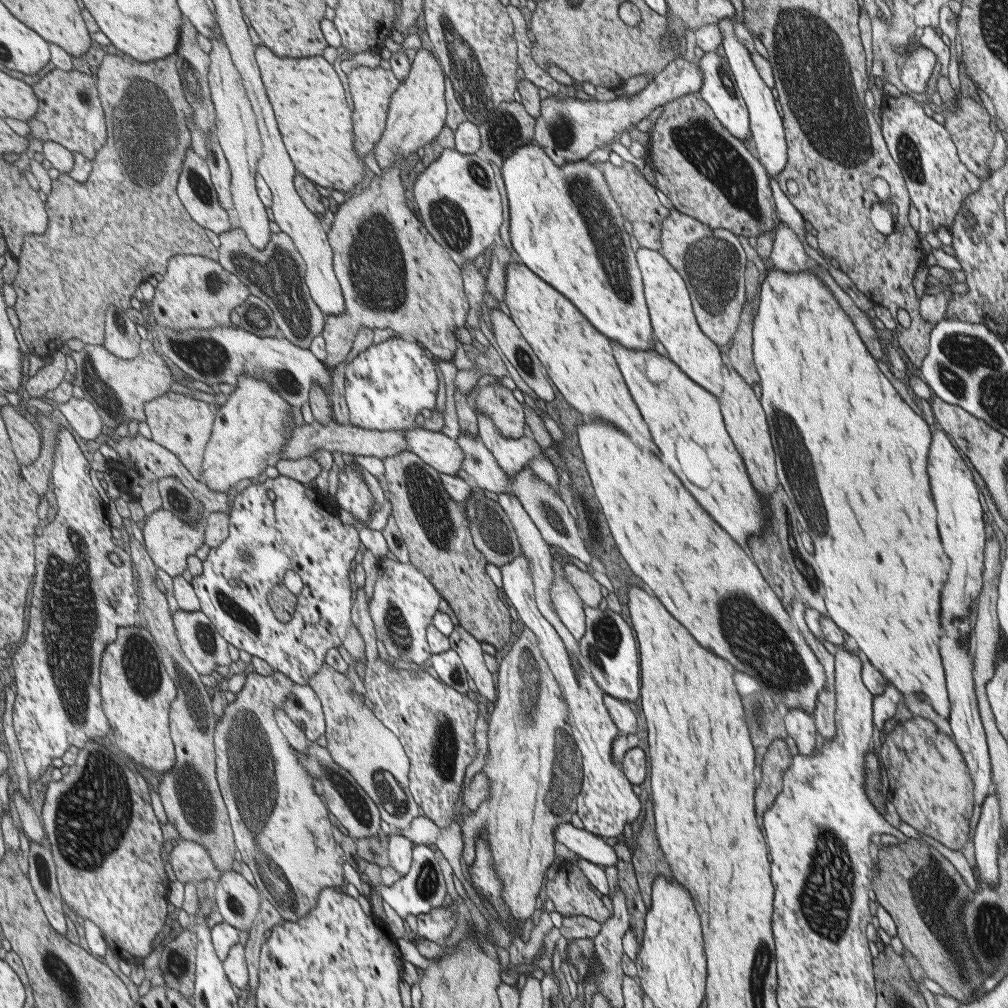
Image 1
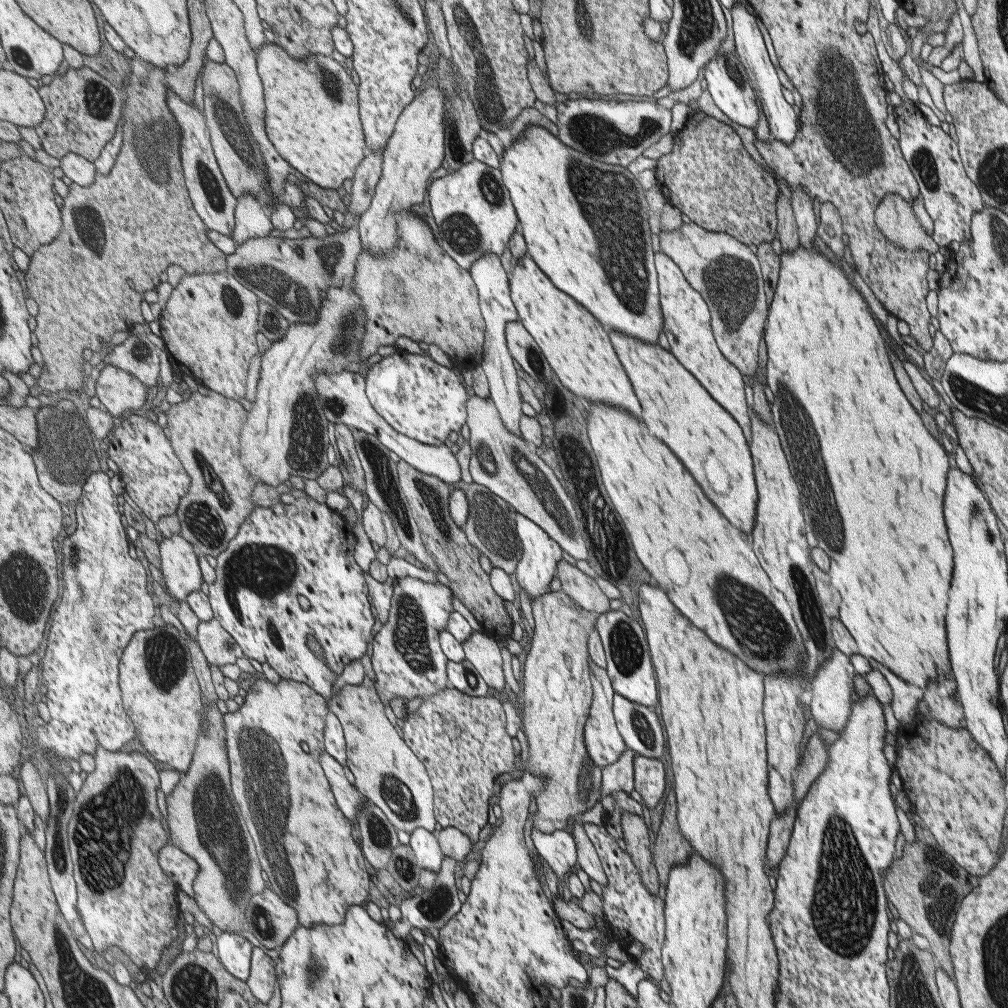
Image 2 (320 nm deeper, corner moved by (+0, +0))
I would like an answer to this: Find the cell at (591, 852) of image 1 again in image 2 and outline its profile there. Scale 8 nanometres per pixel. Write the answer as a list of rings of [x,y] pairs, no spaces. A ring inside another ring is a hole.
[[[533,827],[530,839],[539,858],[542,858],[555,876],[562,880],[559,894],[563,900],[569,901],[571,894],[567,890],[567,878],[578,863],[578,846],[570,829],[545,833]]]

